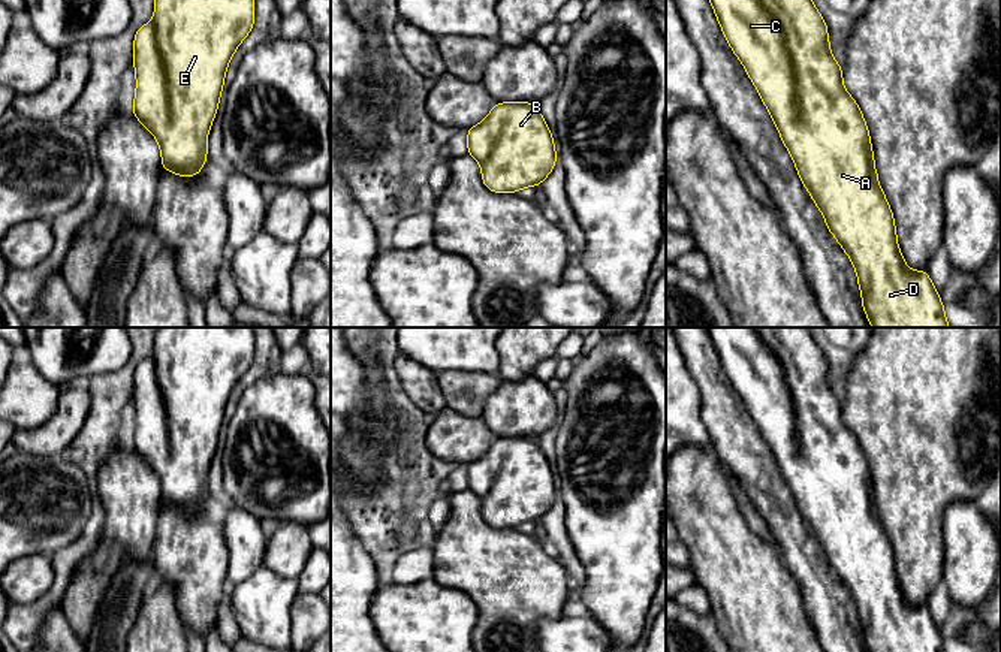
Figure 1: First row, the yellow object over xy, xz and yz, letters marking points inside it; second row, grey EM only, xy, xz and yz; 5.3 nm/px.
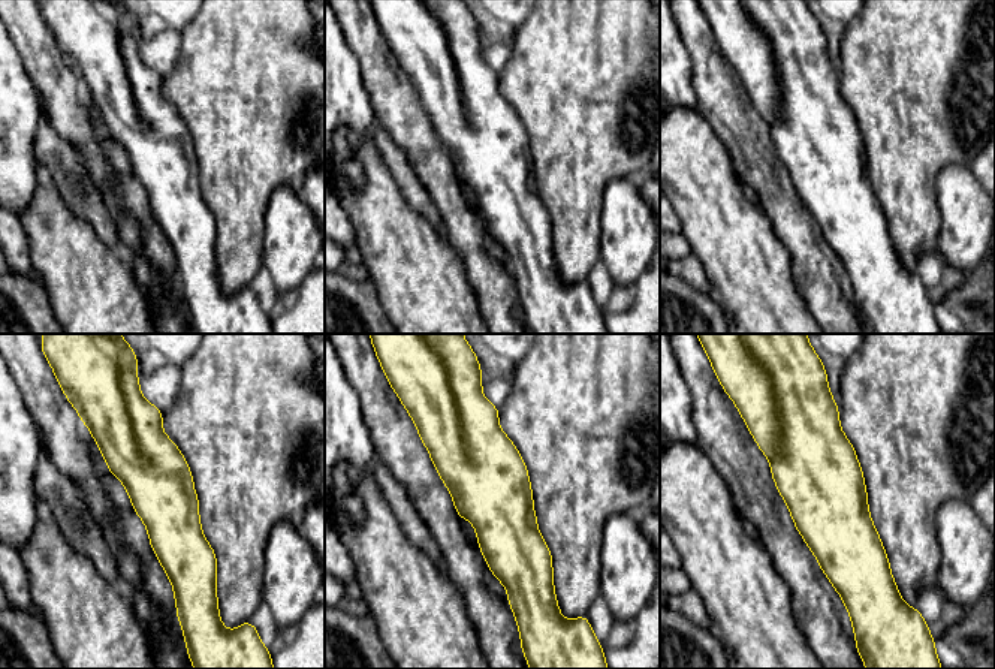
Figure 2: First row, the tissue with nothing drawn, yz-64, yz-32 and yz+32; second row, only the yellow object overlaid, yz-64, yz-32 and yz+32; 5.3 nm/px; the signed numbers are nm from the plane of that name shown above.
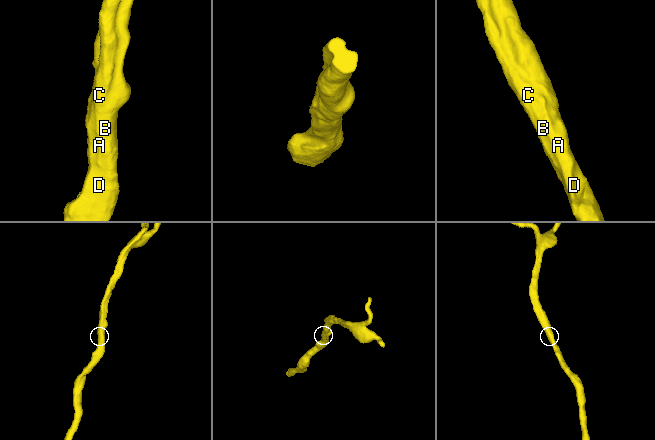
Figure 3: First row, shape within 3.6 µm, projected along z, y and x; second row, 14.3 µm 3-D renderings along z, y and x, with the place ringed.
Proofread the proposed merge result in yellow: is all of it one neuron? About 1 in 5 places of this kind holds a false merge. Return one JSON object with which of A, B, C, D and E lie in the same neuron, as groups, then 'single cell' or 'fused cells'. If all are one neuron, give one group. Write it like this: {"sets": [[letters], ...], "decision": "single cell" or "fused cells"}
{"sets": [["A", "B", "C", "D", "E"]], "decision": "single cell"}

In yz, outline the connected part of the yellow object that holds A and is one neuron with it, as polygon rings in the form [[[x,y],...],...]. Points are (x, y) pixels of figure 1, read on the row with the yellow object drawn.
[[[812,0],[709,1],[771,112],[803,187],[850,257],[872,327],[950,327],[929,274],[905,265],[893,212],[878,184],[866,121],[842,84],[842,66],[830,54],[827,25]]]

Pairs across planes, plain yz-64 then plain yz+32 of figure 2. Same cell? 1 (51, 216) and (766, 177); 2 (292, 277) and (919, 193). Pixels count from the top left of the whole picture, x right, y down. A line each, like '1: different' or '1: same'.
1: different
2: different

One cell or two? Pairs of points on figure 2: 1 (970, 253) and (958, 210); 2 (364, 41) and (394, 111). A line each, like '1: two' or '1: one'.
1: one
2: one

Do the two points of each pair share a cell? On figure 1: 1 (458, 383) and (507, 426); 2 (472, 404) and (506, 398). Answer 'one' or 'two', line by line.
1: two
2: two

